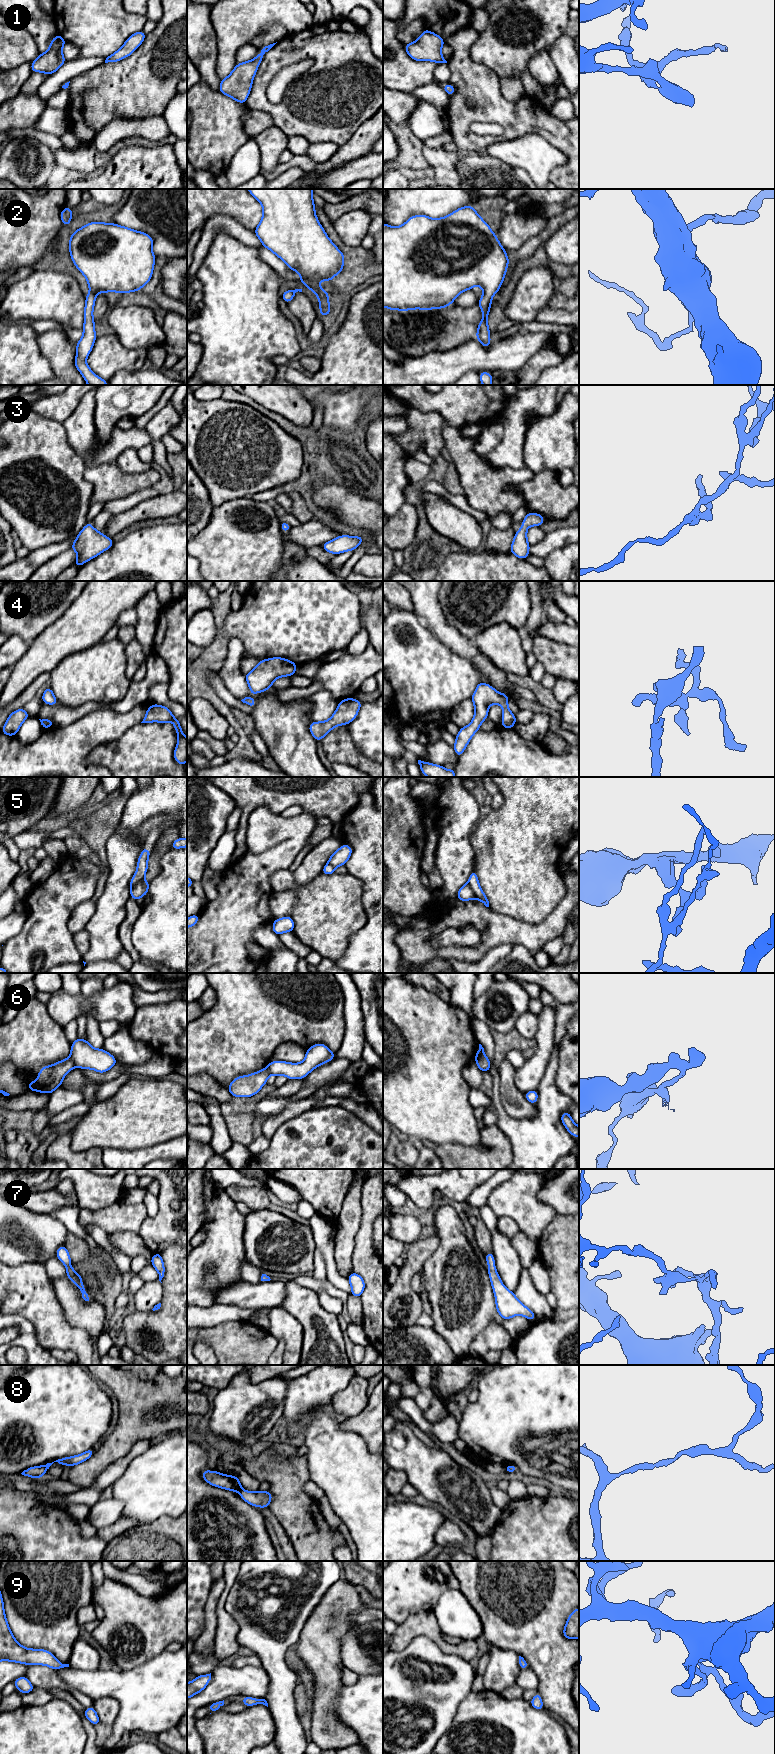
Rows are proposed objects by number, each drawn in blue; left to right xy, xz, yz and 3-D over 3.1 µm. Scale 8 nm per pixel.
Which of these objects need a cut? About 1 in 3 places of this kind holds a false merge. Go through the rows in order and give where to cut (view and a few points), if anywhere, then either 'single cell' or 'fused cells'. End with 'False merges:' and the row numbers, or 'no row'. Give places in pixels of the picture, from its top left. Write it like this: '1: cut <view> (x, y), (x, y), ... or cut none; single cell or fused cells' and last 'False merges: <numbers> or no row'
1: cut none; single cell
2: cut none; single cell
3: cut none; single cell
4: cut yz (507, 702), (501, 705); fused cells
5: cut yz (468, 882), (475, 898); fused cells
6: cut xy (70, 1056), (76, 1065); fused cells
7: cut none; single cell
8: cut xy (44, 1465), (46, 1469); fused cells
9: cut none; single cell
False merges: 4, 5, 6, 8

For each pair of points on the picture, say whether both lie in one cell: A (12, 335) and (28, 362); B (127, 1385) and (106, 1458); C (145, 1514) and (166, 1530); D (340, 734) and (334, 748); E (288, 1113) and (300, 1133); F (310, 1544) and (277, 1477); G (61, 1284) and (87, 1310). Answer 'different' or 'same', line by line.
A: same
B: same
C: different
D: same
E: different
F: same
G: same

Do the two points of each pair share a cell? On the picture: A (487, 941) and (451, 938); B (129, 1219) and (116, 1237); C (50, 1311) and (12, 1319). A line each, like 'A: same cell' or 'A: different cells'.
A: different cells
B: different cells
C: different cells

